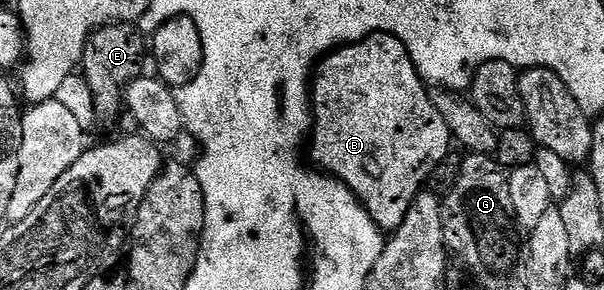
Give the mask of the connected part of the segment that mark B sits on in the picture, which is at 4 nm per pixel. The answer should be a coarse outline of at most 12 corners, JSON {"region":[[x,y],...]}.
{"region":[[396,37],[313,72],[309,162],[382,232],[450,147]]}

